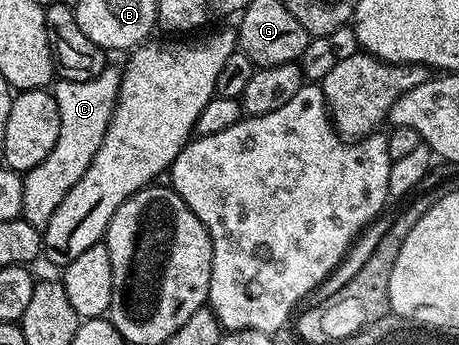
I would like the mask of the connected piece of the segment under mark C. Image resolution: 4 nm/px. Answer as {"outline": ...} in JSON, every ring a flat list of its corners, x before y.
{"outline":[[107,67,96,79,86,81,57,80,52,92,56,99,57,106,60,107,60,131,58,132,56,144,52,147,52,152,44,159,43,163,38,163,36,167,30,168,22,177,24,187,24,203,22,204,23,220,31,223,37,229,44,229,52,213,56,211,60,200,64,199,68,191,72,189,83,177,84,171,91,165,96,151,103,142,103,137,107,131,111,115,114,113,115,103,118,99,119,83,121,72,114,67]]}

